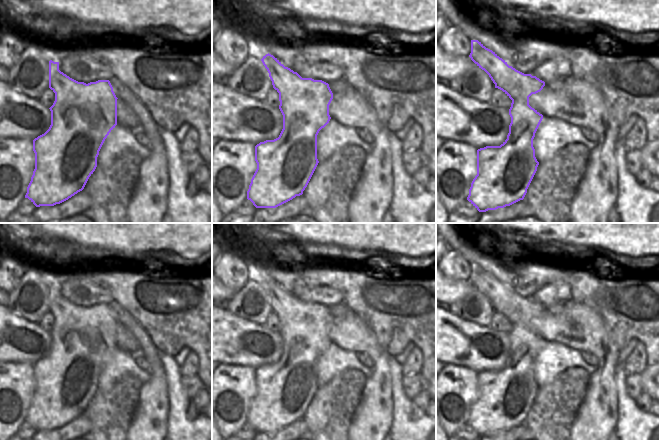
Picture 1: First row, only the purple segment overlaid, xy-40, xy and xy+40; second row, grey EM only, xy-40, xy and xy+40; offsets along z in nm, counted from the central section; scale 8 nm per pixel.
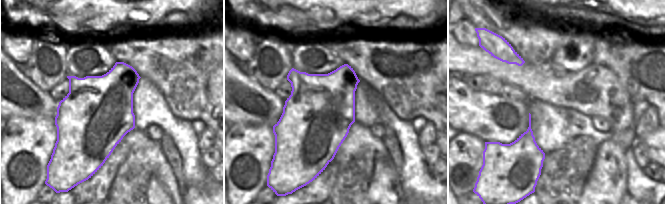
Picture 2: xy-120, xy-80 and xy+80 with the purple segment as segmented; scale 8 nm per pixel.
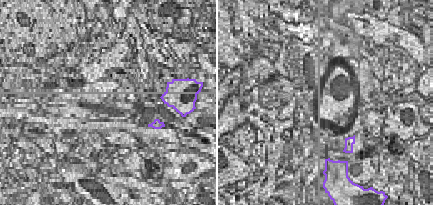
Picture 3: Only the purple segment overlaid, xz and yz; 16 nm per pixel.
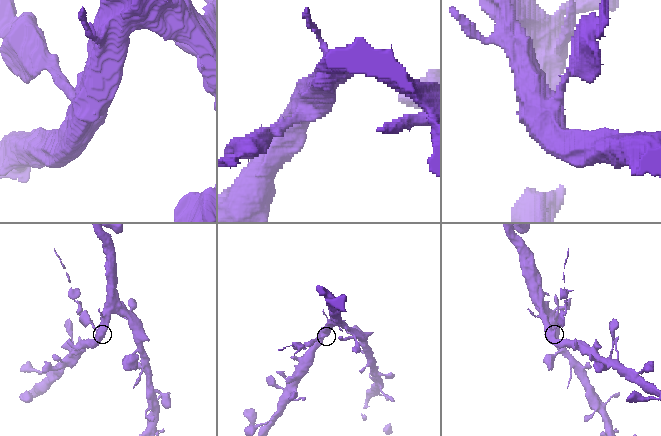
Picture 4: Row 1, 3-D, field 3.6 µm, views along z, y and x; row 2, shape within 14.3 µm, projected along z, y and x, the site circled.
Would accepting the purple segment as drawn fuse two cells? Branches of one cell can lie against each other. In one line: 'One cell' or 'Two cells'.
Two cells

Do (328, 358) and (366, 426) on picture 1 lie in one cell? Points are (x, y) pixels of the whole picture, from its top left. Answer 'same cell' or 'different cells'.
different cells

